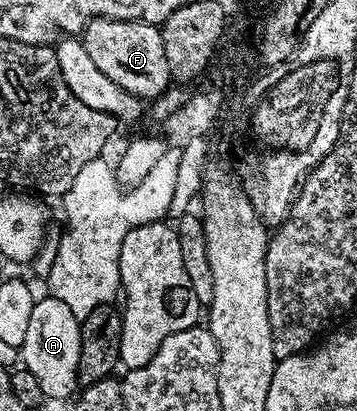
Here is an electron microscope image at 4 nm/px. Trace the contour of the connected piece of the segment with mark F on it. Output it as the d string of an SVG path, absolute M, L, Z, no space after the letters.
M97 18L89 22L80 37L84 48L88 48L88 56L92 56L92 64L96 64L108 80L120 84L120 88L130 94L152 100L172 85L168 56L164 56L164 40L158 26L132 20Z

